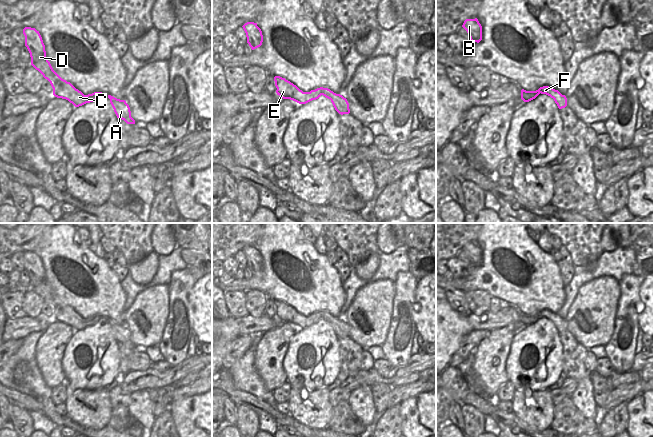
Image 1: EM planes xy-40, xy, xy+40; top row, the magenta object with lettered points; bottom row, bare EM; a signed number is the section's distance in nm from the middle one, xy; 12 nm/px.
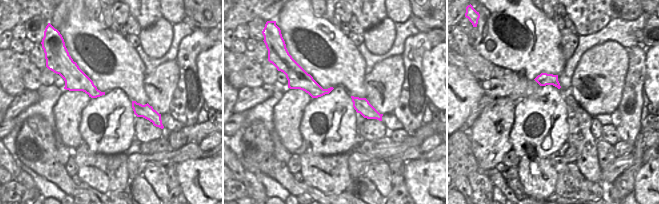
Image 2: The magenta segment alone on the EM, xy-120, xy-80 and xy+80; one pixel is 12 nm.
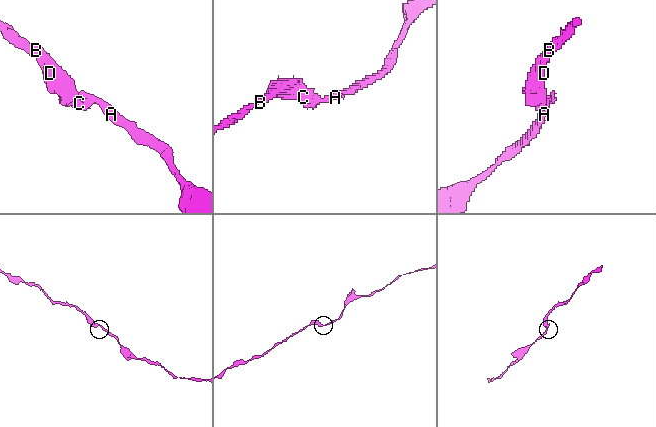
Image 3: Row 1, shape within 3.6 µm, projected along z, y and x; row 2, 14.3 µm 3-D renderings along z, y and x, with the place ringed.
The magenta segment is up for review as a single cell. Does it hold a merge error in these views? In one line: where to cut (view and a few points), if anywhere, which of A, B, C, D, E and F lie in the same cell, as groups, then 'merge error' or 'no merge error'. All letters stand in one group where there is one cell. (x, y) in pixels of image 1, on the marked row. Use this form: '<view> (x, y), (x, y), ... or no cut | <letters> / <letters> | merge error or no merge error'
no cut | A B C D E F | no merge error

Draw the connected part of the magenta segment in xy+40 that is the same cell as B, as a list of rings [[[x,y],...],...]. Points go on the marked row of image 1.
[[[466,19],[462,27],[467,31],[470,41],[479,43],[482,40],[482,26],[478,19]]]

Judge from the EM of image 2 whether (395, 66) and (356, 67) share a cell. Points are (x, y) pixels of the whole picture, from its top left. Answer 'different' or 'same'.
different

